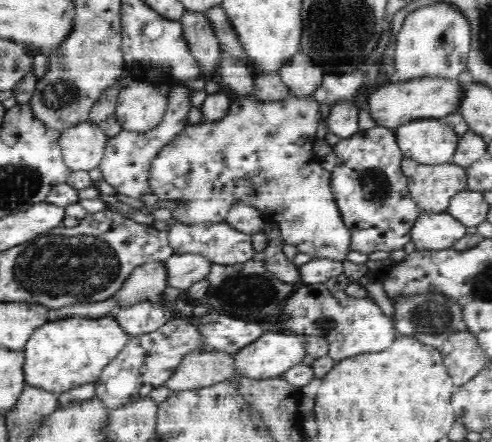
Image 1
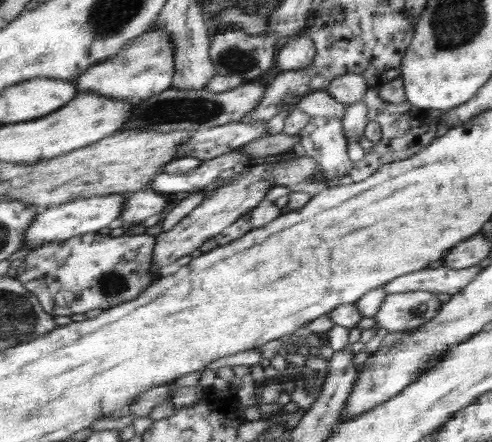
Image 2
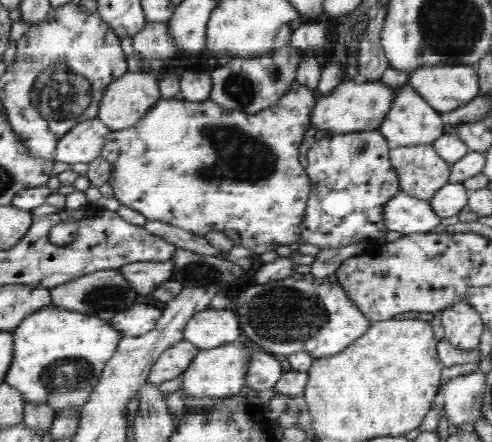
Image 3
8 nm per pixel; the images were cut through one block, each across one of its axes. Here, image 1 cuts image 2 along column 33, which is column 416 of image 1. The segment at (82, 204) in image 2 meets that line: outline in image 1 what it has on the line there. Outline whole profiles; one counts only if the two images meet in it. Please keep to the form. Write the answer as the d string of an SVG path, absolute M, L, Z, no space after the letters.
M450 213L424 214L413 230L412 241L417 250L430 253L452 249L455 242L468 235L467 226Z

